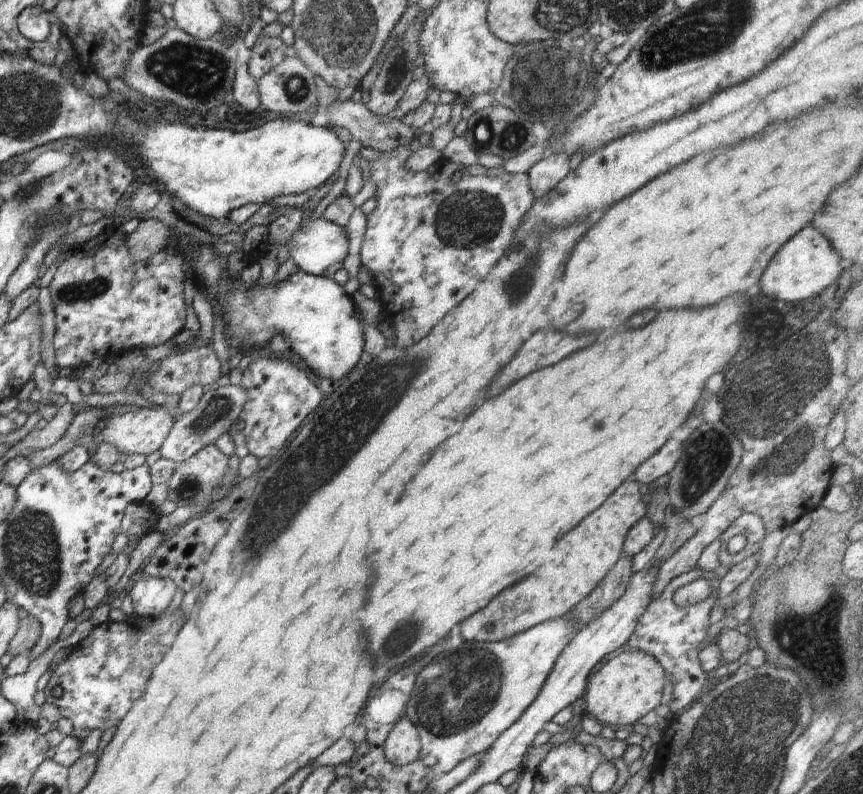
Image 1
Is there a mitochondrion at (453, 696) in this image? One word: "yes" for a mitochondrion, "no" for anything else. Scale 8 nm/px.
yes

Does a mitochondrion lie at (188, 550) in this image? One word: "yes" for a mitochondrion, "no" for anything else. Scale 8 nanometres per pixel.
no

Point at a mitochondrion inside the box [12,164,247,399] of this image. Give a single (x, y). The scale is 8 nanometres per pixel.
(90, 289)

